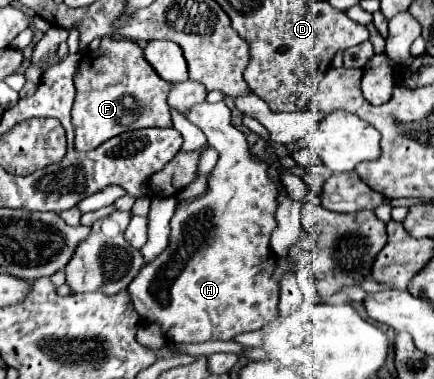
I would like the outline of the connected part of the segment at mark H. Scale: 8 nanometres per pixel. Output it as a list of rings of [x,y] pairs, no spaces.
[[[204,102],[204,104],[198,104],[196,108],[192,108],[192,112],[188,112],[188,120],[192,120],[196,126],[202,128],[202,132],[206,134],[208,138],[208,146],[212,146],[218,154],[220,154],[220,160],[218,164],[214,166],[214,170],[210,172],[210,178],[208,178],[208,188],[204,194],[196,196],[196,198],[188,198],[188,200],[182,200],[178,202],[176,206],[176,212],[170,220],[170,250],[164,250],[160,254],[160,258],[152,260],[152,264],[144,266],[140,270],[140,274],[130,282],[128,290],[130,290],[130,296],[132,296],[132,302],[134,302],[134,308],[136,312],[142,316],[144,322],[156,322],[162,326],[164,334],[168,340],[172,342],[208,342],[208,340],[232,340],[234,336],[242,334],[242,332],[248,332],[248,330],[258,330],[258,328],[264,328],[266,324],[270,324],[272,320],[278,318],[278,300],[280,300],[280,286],[278,282],[272,278],[272,272],[276,268],[276,256],[272,254],[270,250],[270,234],[272,230],[276,228],[276,208],[278,208],[278,196],[280,196],[280,190],[284,188],[284,184],[280,180],[274,180],[270,174],[268,174],[268,164],[260,158],[256,158],[252,152],[250,152],[250,146],[248,146],[248,140],[246,136],[238,130],[238,128],[232,128],[230,124],[230,110],[224,102],[216,102],[216,104],[210,104],[210,102]]]

